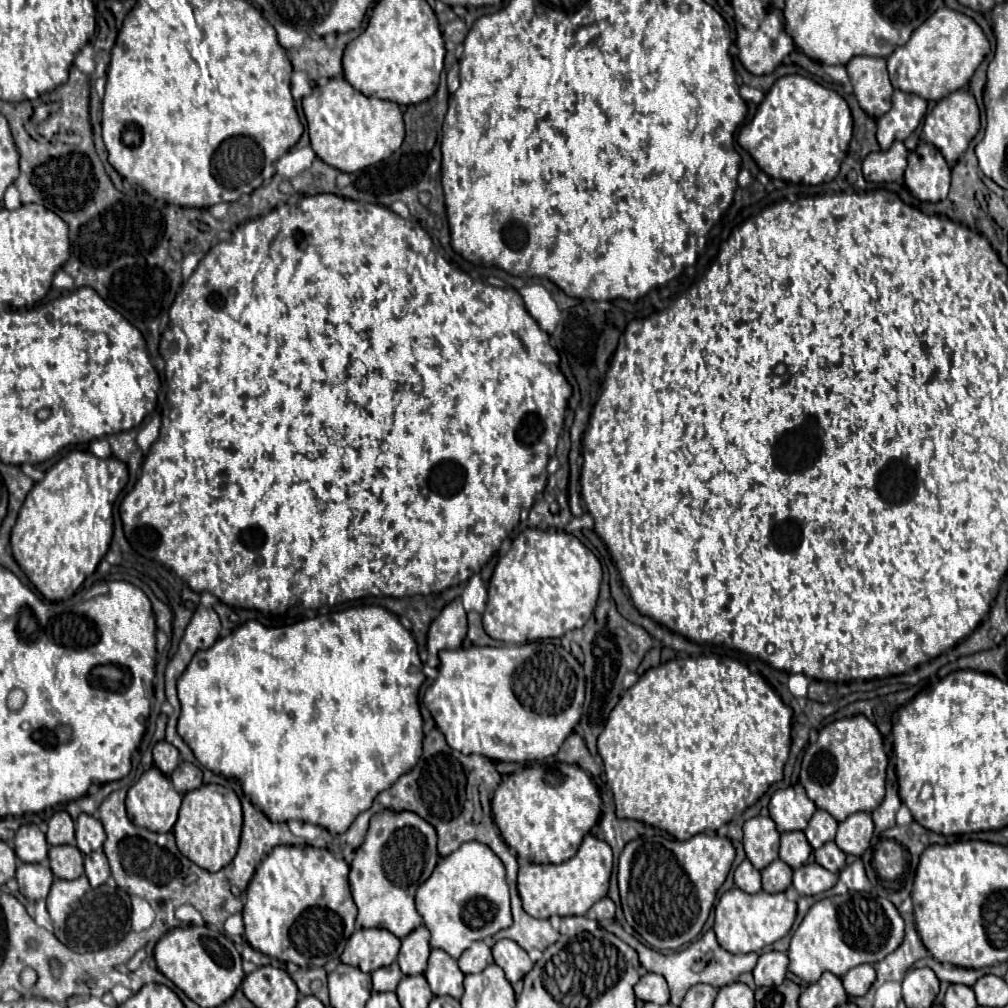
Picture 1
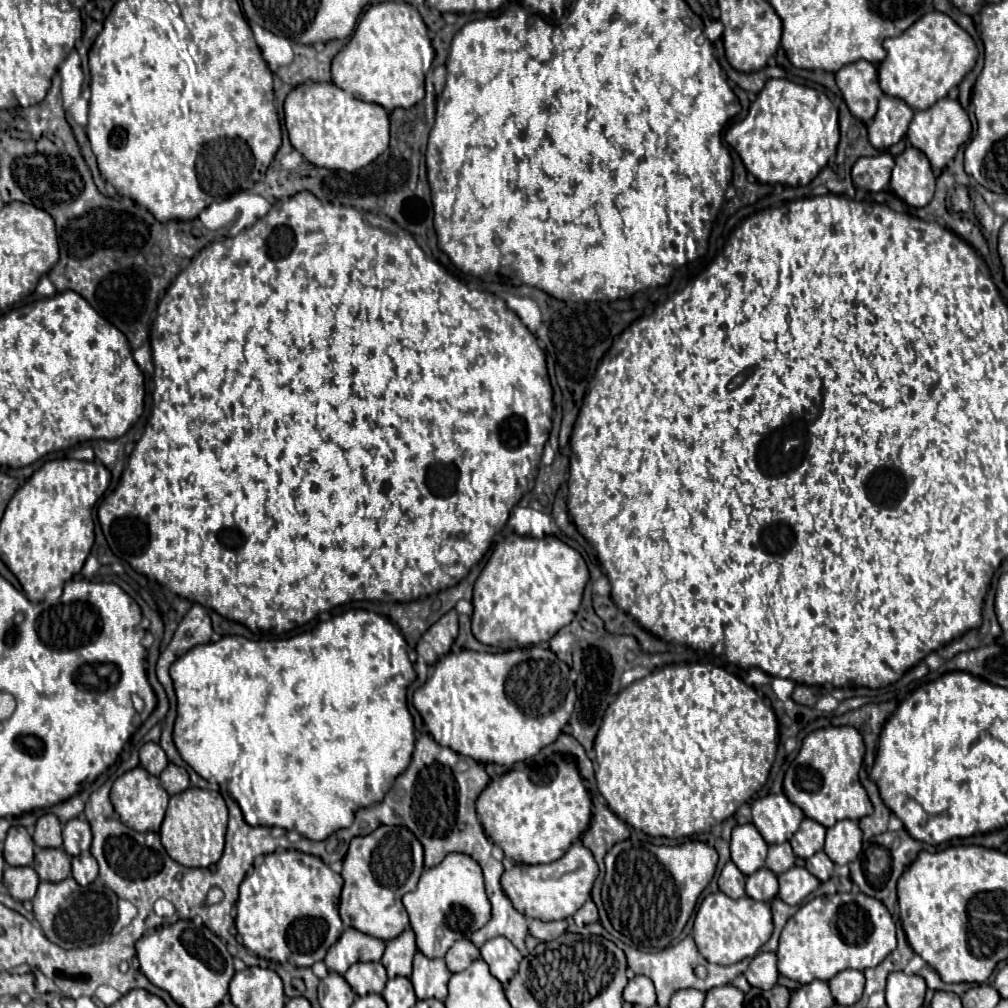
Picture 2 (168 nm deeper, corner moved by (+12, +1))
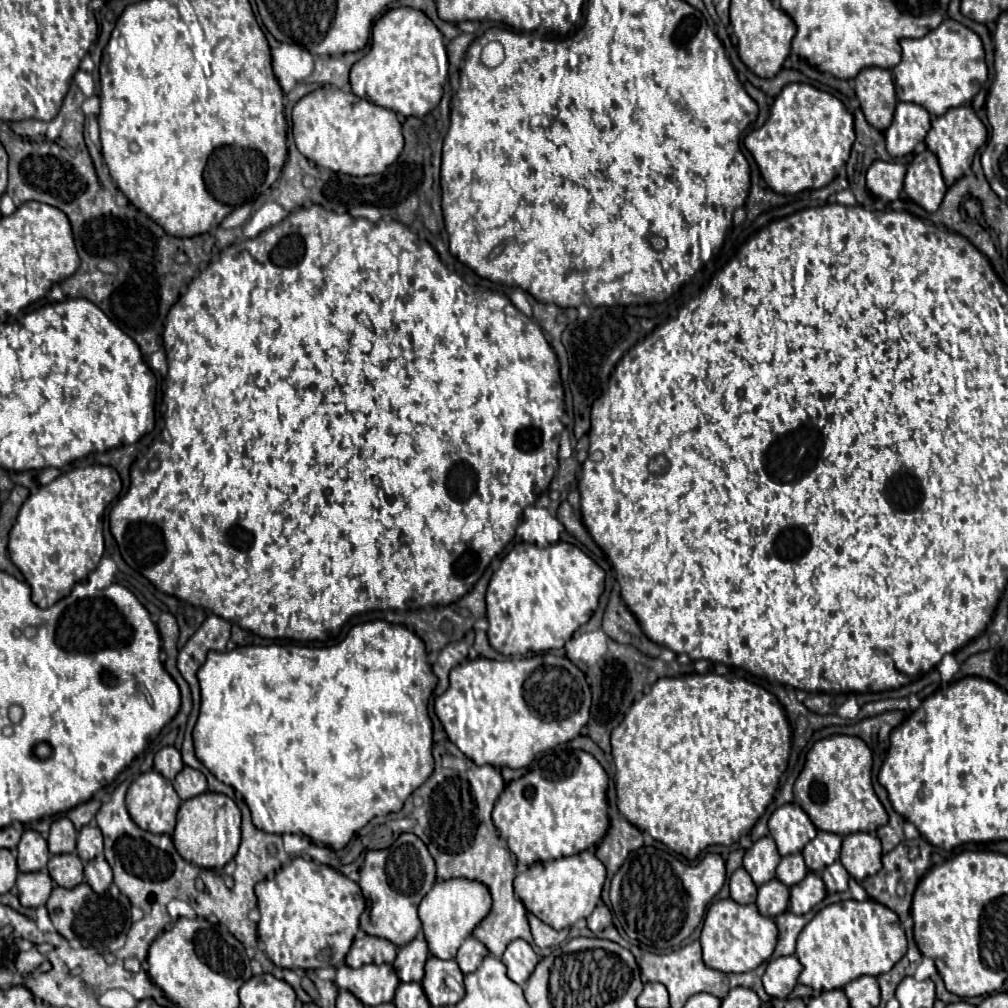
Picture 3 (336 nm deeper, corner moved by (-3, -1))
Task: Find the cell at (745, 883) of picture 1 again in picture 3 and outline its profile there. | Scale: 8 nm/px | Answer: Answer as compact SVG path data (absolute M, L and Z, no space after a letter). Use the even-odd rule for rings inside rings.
M739 868L731 880L729 880L729 888L731 888L731 898L739 904L753 904L757 898L757 886L751 880L751 876L747 874L745 868Z

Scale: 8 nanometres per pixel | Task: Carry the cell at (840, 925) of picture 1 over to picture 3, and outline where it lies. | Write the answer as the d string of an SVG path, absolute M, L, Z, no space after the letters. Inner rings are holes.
M845 900L829 904L815 914L815 918L801 930L797 938L797 952L803 972L799 982L815 990L843 988L857 976L879 976L889 972L907 952L907 936L901 928L899 916L875 900Z

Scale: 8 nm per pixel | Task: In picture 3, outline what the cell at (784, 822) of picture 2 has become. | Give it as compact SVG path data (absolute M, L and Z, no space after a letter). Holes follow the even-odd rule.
M783 804L769 818L769 834L773 836L779 854L795 854L801 852L803 846L815 838L817 828L809 820L809 816L795 804Z

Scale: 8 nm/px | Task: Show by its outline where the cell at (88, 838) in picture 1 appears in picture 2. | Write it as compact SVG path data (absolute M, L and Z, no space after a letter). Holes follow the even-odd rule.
M72 818L70 822L64 824L62 838L64 838L64 850L70 856L78 856L80 852L90 848L90 842L92 842L90 824L84 818Z

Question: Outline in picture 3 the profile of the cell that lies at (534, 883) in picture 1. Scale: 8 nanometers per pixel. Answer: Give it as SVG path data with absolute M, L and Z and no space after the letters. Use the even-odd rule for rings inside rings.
M585 850L569 858L535 864L527 868L527 872L517 874L515 894L521 898L521 902L531 914L535 914L551 928L563 930L573 926L577 920L587 918L593 912L593 908L601 900L605 878L607 878L607 870L603 868L603 862L593 852Z

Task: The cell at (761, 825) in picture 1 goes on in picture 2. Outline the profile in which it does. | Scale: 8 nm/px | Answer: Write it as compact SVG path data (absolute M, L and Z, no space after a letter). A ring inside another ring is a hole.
M754 824L736 826L732 830L732 840L730 840L732 862L738 866L738 870L744 876L750 876L764 866L766 850L768 850L768 844L760 836Z

